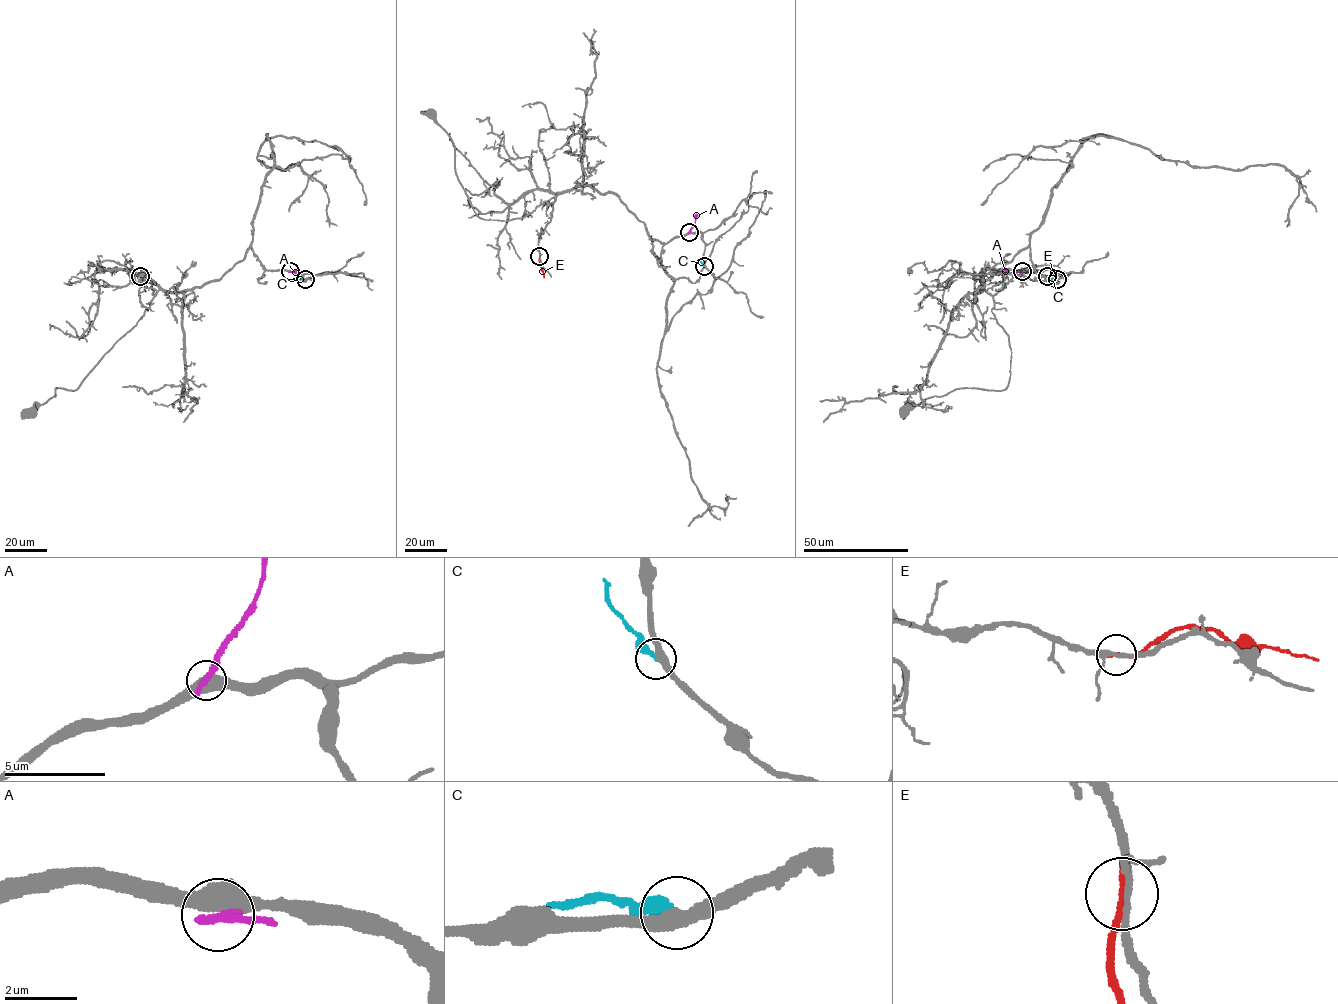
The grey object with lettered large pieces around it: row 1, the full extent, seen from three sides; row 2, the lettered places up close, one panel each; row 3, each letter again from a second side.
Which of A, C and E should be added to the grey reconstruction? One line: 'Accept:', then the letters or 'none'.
Accept: none

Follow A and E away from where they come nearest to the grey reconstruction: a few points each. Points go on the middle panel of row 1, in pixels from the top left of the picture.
A: (689, 232), (697, 214)
E: (539, 256), (543, 277)

